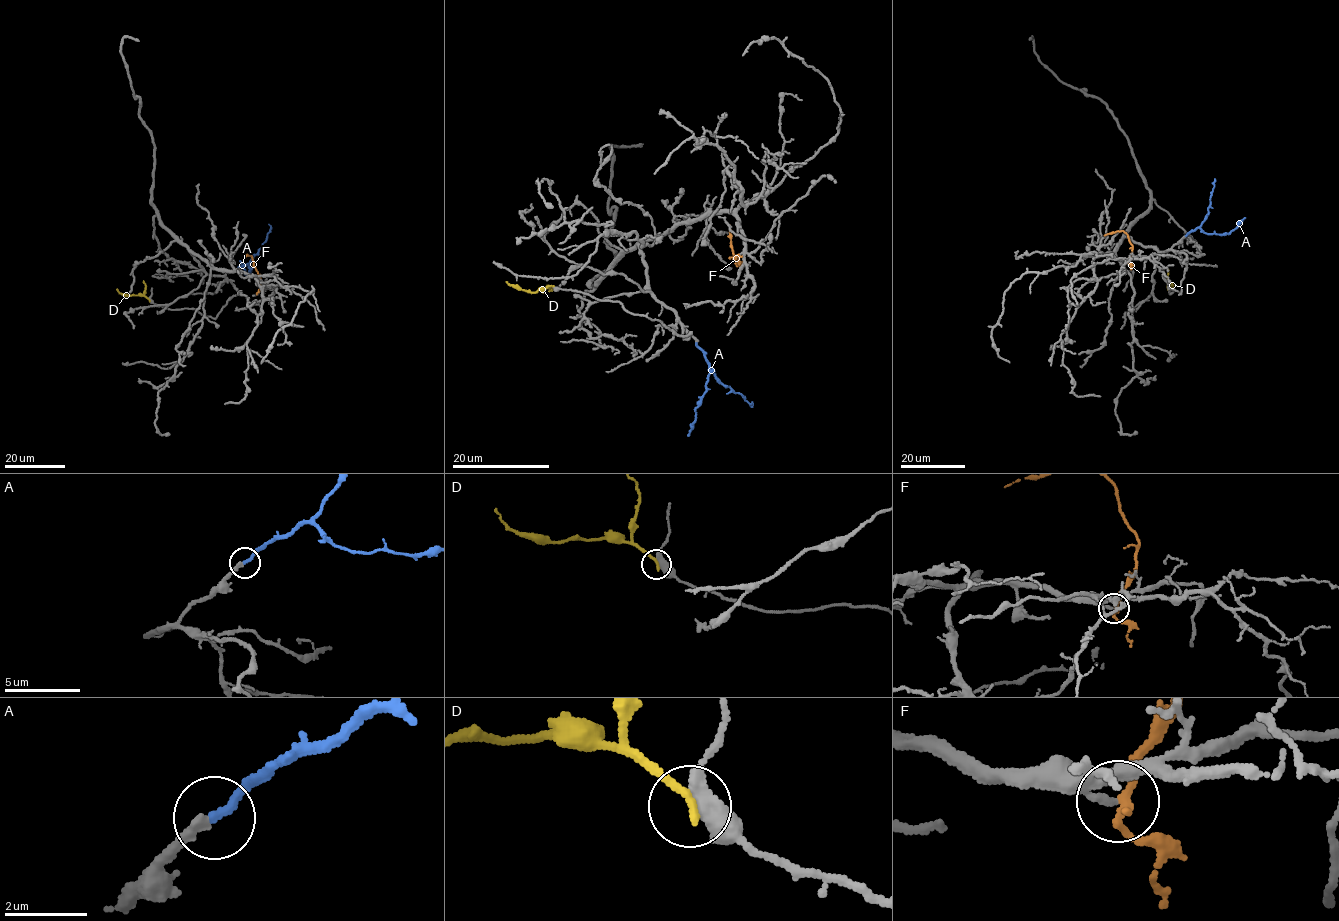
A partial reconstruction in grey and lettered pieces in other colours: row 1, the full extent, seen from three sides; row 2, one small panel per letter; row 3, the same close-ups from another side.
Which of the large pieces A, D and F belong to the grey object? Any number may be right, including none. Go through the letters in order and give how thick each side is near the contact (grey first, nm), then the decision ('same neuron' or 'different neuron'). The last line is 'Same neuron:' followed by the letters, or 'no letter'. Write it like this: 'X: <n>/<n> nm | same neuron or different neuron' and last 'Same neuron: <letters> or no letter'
A: 240/240 nm | same neuron
D: 400/220 nm | different neuron
F: 180/190 nm | same neuron
Same neuron: A, F

